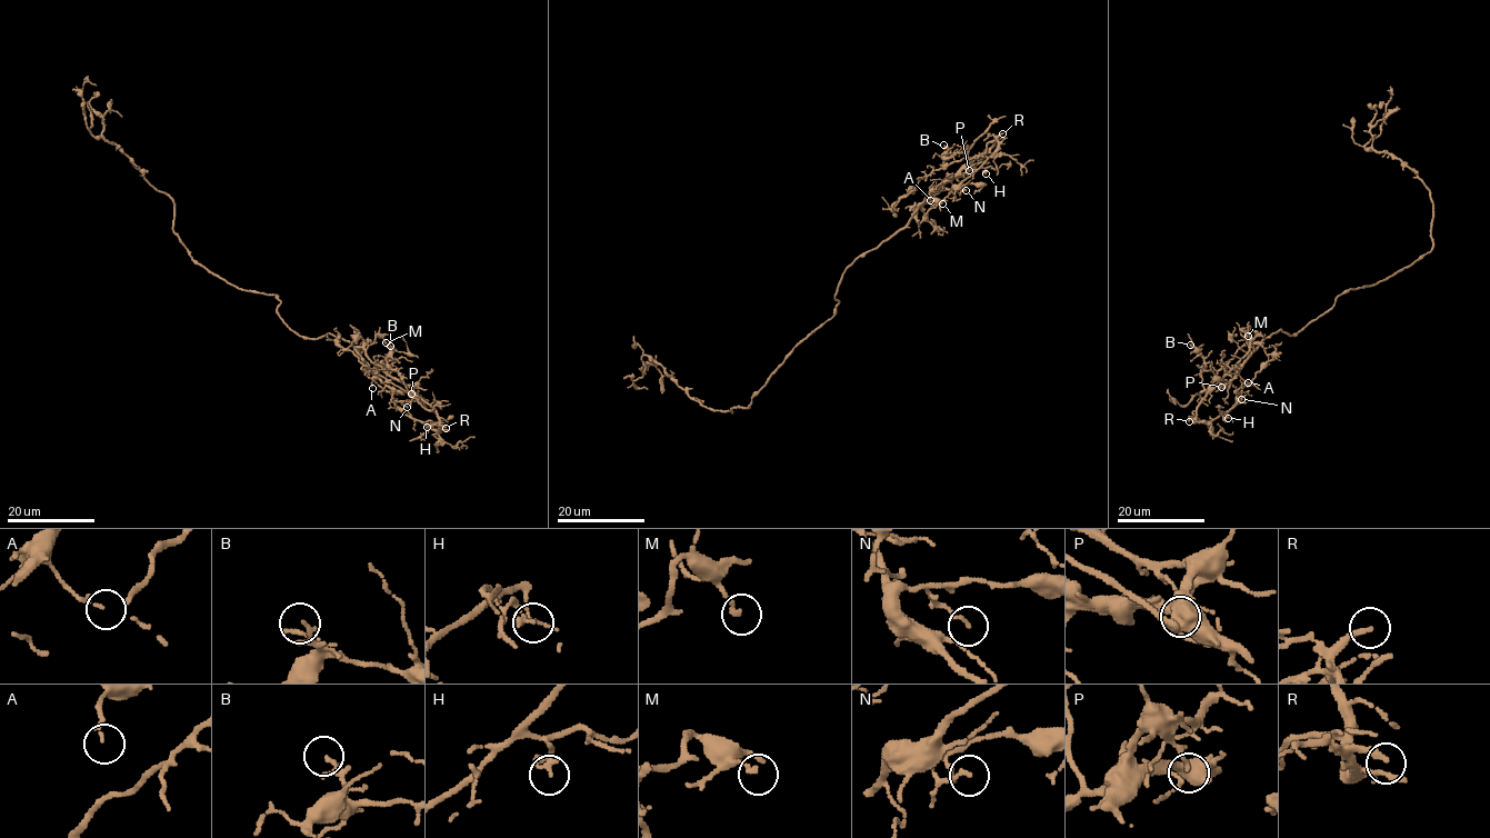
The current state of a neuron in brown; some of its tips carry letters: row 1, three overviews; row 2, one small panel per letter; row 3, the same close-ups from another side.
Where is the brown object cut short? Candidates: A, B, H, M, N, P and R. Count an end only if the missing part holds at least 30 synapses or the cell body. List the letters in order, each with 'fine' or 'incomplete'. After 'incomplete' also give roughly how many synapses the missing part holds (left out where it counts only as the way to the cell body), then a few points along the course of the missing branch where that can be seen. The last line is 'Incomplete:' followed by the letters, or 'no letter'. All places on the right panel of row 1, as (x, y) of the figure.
A: fine
B: fine
H: fine
M: fine
N: fine
P: fine
R: incomplete; course (1189, 421), (1188, 431), (1167, 436), (1169, 439)
Incomplete: R

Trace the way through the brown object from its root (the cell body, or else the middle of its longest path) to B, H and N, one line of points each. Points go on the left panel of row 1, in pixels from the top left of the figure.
B: (277, 309), (301, 336), (344, 339), (371, 371), (411, 393), (387, 362), (390, 346)
H: (277, 309), (301, 336), (344, 339), (388, 386), (424, 401), (440, 429), (424, 421), (427, 427)
N: (277, 309), (301, 336), (344, 339), (388, 386), (434, 409), (439, 429), (409, 416), (397, 402), (407, 407)

